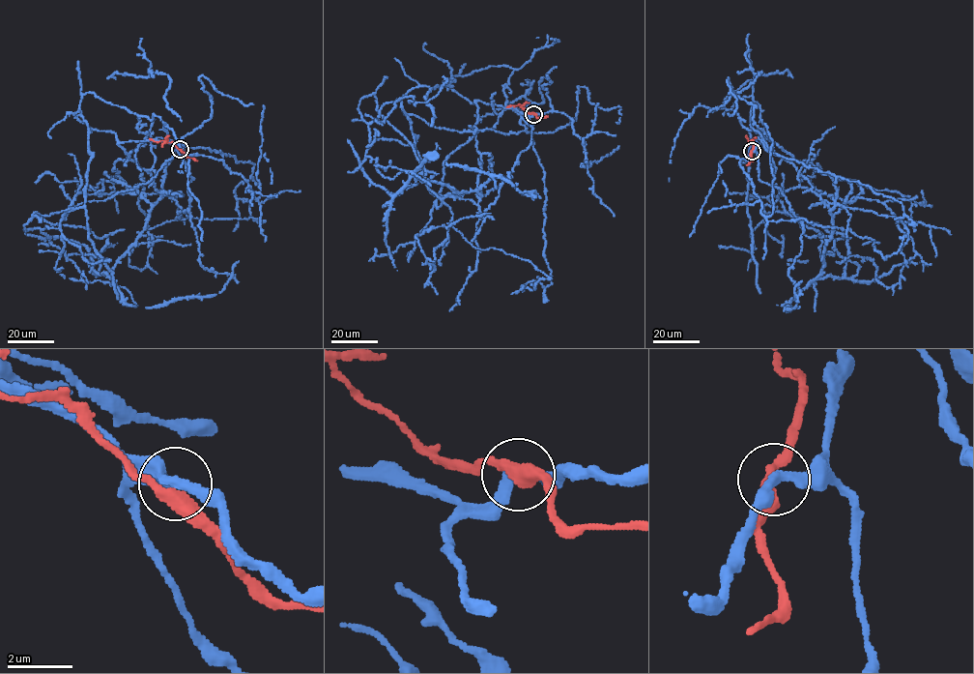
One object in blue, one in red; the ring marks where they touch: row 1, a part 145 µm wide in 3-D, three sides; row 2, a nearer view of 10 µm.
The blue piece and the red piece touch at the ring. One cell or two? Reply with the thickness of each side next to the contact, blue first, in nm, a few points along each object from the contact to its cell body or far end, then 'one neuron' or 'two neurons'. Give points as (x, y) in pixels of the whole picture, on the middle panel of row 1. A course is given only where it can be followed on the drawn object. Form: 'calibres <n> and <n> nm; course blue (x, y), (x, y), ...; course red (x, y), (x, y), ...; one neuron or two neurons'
calibres 300 and 400 nm; course blue (533, 113), (473, 103), (451, 78), (400, 99), (431, 127), (504, 133), (564, 127), (578, 86), (620, 107); course red (533, 113), (519, 105), (506, 107); two neurons

